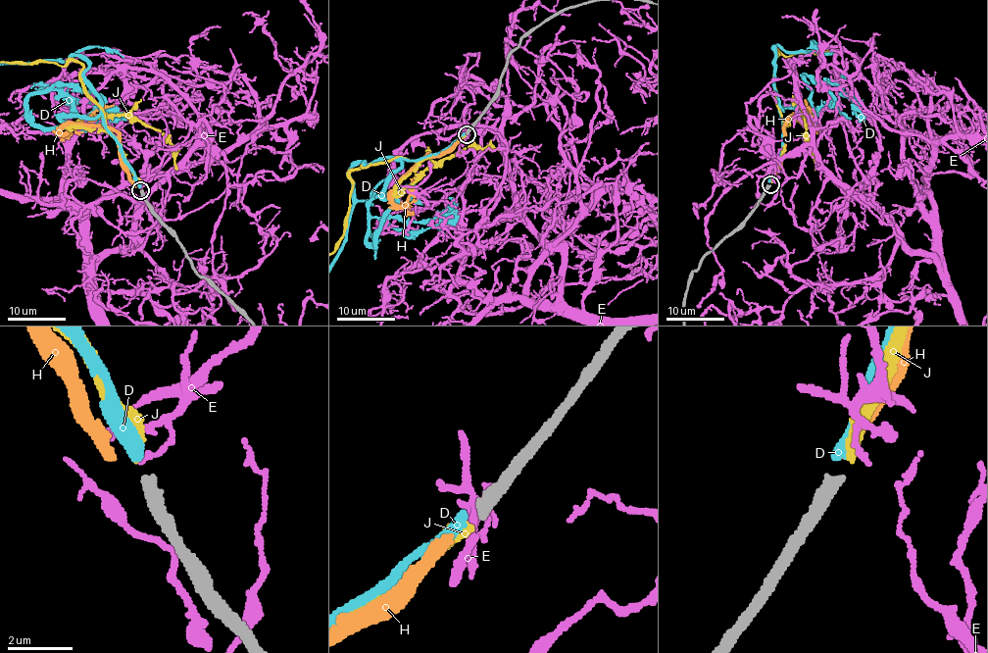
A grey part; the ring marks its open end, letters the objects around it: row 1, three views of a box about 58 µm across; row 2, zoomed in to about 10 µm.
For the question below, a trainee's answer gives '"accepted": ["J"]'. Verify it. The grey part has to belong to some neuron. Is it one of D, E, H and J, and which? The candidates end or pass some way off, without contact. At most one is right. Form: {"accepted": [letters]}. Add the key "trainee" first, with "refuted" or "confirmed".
{"trainee": "confirmed", "accepted": ["J"]}

